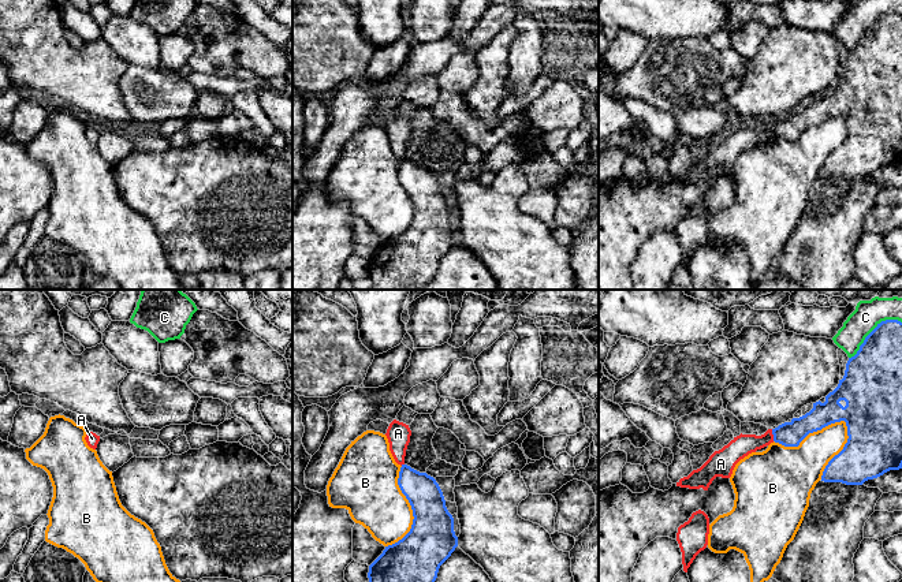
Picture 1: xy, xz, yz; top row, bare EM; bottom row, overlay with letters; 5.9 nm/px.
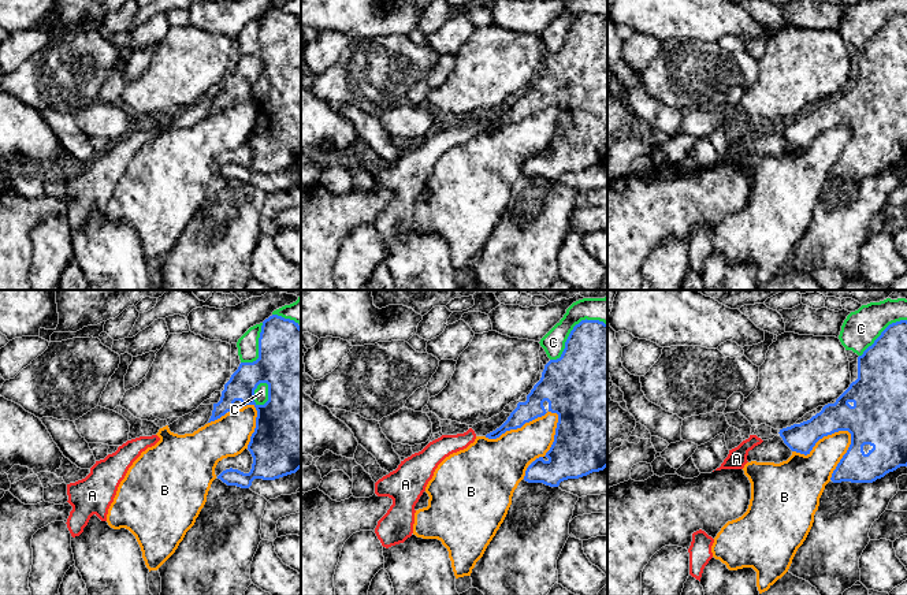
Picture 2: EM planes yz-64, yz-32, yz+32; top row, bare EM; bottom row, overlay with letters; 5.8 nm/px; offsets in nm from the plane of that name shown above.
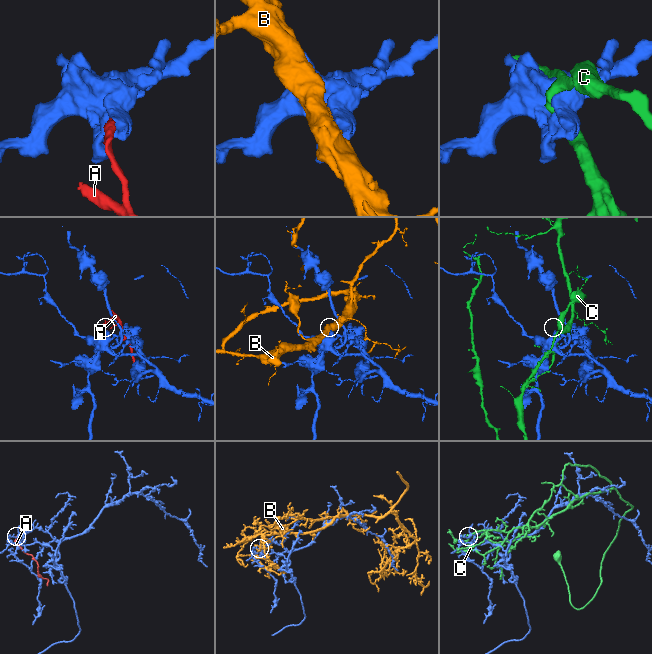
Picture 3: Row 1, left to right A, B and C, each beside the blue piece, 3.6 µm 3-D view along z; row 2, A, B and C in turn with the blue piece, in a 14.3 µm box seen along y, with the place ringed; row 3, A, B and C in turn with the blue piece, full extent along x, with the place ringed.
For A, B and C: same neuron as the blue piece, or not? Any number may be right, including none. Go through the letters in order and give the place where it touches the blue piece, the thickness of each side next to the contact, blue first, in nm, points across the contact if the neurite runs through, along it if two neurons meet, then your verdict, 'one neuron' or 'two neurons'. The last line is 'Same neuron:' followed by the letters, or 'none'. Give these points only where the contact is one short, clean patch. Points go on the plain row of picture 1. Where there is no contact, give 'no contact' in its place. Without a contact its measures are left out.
A: meets blue in yz at (772, 127); 140 nm thick on the blue side, 130 nm on the other; border along yz (771, 123), (774, 134); two neurons
B: meets blue in yz at (816, 125); 150 nm thick on the blue side, 280 nm on the other; two neurons
C: meets blue in yz at (872, 25); 320 nm thick on the blue side, 160 nm on the other; two neurons
Same neuron: none

